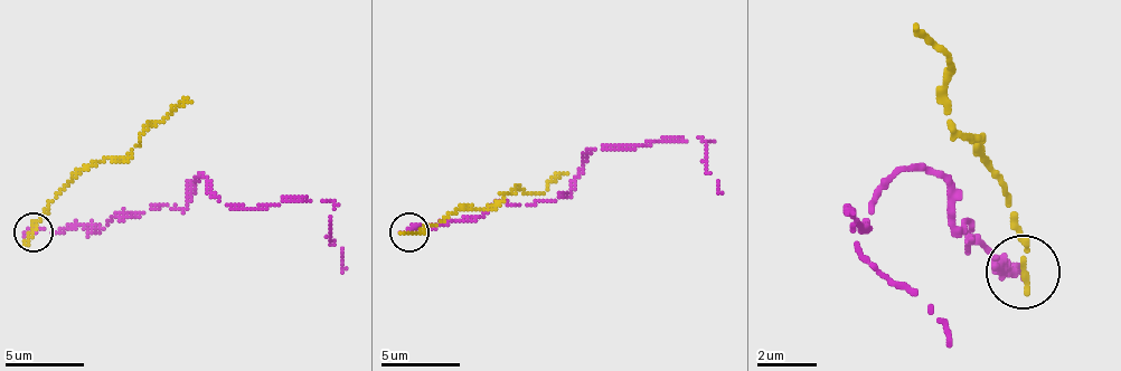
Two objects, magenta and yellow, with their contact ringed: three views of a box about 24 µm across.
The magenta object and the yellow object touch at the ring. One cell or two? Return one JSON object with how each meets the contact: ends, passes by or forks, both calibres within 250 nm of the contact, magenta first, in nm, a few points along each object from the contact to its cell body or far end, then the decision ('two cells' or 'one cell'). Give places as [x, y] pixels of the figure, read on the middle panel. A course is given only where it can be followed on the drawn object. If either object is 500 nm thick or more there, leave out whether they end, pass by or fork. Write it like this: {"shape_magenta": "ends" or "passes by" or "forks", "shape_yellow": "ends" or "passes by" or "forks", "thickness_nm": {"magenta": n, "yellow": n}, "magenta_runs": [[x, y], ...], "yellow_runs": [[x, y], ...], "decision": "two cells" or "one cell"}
{"shape_magenta": "ends", "shape_yellow": "ends", "thickness_nm": {"magenta": 320, "yellow": 280}, "magenta_runs": [[408, 232], [480, 217], [496, 201], [555, 201], [591, 150], [703, 138], [718, 193]], "yellow_runs": [[408, 232], [427, 229], [460, 209], [491, 209], [516, 189], [543, 193], [567, 173]], "decision": "two cells"}

